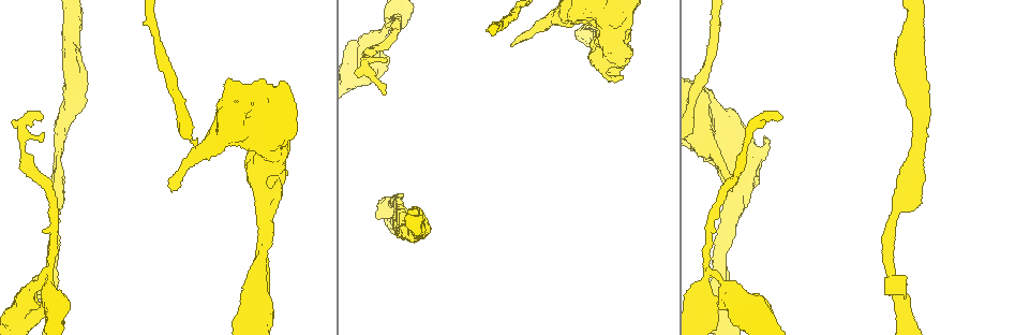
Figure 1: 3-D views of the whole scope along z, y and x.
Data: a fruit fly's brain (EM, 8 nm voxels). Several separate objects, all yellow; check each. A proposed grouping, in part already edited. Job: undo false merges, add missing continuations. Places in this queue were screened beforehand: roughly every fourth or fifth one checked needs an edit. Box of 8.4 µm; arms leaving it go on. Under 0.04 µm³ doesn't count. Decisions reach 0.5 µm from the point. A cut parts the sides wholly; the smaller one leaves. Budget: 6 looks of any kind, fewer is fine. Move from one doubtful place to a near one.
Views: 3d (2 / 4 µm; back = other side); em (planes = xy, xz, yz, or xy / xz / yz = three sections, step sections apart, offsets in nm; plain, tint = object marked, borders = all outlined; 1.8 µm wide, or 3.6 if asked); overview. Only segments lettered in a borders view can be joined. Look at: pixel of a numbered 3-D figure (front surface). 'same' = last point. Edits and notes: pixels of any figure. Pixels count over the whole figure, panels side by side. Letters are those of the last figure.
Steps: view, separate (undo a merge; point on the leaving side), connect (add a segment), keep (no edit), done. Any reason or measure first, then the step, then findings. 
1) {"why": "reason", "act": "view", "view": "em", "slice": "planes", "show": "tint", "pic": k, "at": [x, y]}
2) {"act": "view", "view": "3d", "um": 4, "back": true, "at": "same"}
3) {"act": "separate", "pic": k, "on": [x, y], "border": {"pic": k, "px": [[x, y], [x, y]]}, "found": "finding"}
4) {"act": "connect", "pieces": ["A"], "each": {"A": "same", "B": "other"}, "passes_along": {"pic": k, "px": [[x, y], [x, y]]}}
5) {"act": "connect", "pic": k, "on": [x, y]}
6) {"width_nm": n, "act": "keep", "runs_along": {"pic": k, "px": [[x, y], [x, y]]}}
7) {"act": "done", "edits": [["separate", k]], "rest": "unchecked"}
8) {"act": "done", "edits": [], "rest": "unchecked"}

{"why": "branch stops here", "act": "view", "view": "3d", "um": 4, "back": true, "pic": 1, "at": [171, 192]}

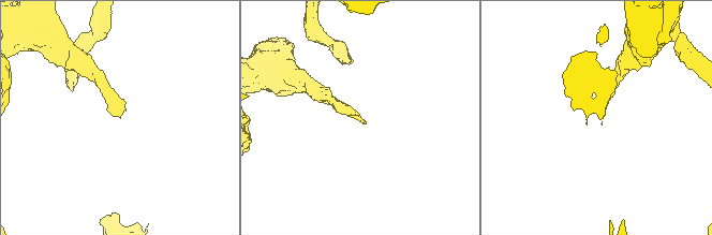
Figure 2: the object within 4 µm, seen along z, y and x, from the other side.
{"act": "view", "view": "em", "slice": "planes", "show": "borders", "pic": 2, "at": [359, 120]}

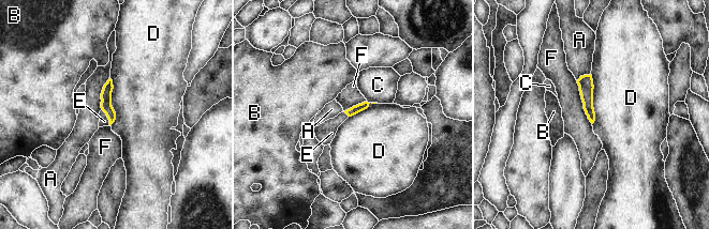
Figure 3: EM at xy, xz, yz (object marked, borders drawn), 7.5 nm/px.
{"act": "connect", "pieces": ["E"], "each": {"A": "other", "B": "other", "C": "other", "D": "other", "E": "same", "F": "other"}, "passes_along": {"pic": 3, "px": [[106, 106], [107, 117], [104, 121]]}, "found": "the cell continues"}

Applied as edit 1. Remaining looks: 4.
{"why": "free end", "act": "view", "view": "em", "slice": "planes", "show": "borders", "pic": 1, "at": [616, 77]}

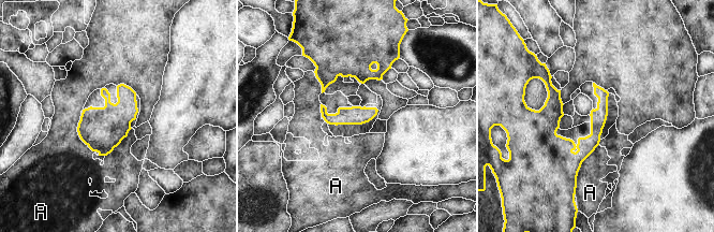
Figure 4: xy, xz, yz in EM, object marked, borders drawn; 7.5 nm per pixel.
{"width_nm": 130, "longest_contact_nm": ["A", 340], "act": "keep", "each": {"A": "other"}, "found": "none of them fits"}

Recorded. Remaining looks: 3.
{"why": "branch stops here", "act": "view", "view": "em", "slice": "yz", "step": 4, "show": "borders", "pic": 1, "at": [384, 95]}

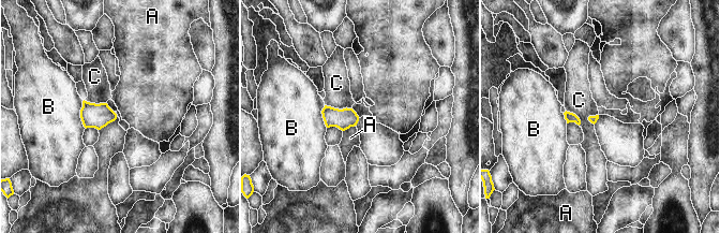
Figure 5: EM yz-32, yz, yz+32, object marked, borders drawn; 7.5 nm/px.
{"act": "keep", "each": {"A": "other", "B": "other", "C": "other"}, "border": {"pic": 5, "px": [[115, 112], [116, 118], [99, 130]]}, "found": "no lettered segment goes on from it"}

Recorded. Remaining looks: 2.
{"act": "done", "edits": [["connect", 3]], "rest": "unchecked"}

